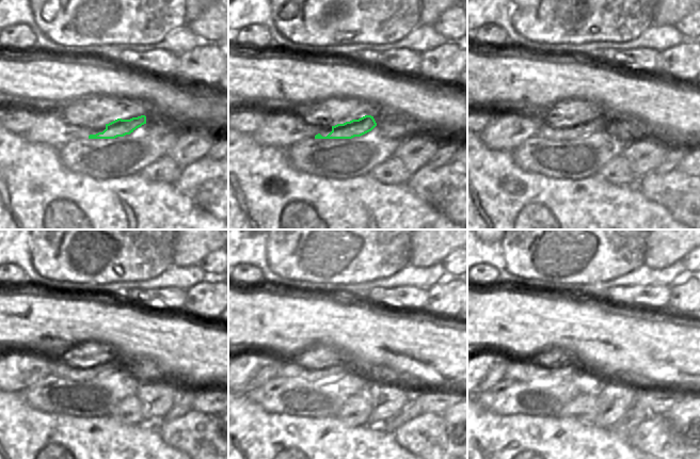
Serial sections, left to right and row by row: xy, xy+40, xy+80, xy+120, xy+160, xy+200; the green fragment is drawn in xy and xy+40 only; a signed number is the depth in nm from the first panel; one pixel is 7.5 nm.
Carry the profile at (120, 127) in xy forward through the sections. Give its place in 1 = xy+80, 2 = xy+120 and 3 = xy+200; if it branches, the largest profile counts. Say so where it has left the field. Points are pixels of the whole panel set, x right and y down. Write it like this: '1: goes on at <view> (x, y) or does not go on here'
1: goes on at xy+80 (581, 129)
2: goes on at xy+120 (73, 373)
3: goes on at xy+200 (521, 370)

